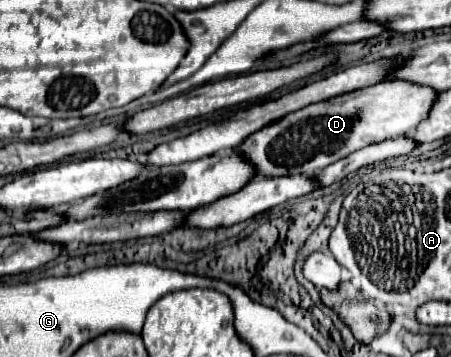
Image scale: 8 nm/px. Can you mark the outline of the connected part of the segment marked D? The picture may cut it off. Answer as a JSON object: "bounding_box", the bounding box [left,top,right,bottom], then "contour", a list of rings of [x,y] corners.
{"bounding_box":[238,82,434,176],"contour":[[[406,82],[374,84],[296,110],[286,118],[280,118],[278,122],[272,122],[270,126],[250,134],[250,138],[246,138],[238,150],[242,150],[240,154],[260,176],[314,174],[368,144],[412,132],[414,126],[426,118],[434,98],[434,90]]]}

